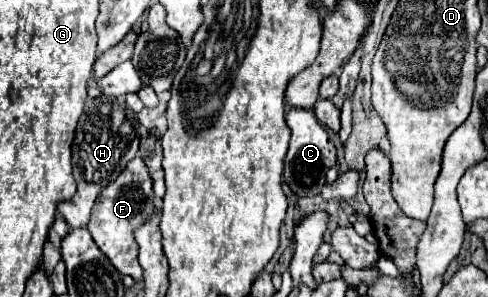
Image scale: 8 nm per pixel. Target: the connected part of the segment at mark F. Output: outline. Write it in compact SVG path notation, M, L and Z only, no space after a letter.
M134 157L128 161L124 171L100 191L92 215L88 221L88 231L98 245L98 249L112 261L112 265L122 275L130 275L134 281L142 281L142 267L138 263L138 243L134 241L134 229L144 223L144 219L150 219L154 209L154 191L152 191L152 179L148 175L148 167L140 157Z

